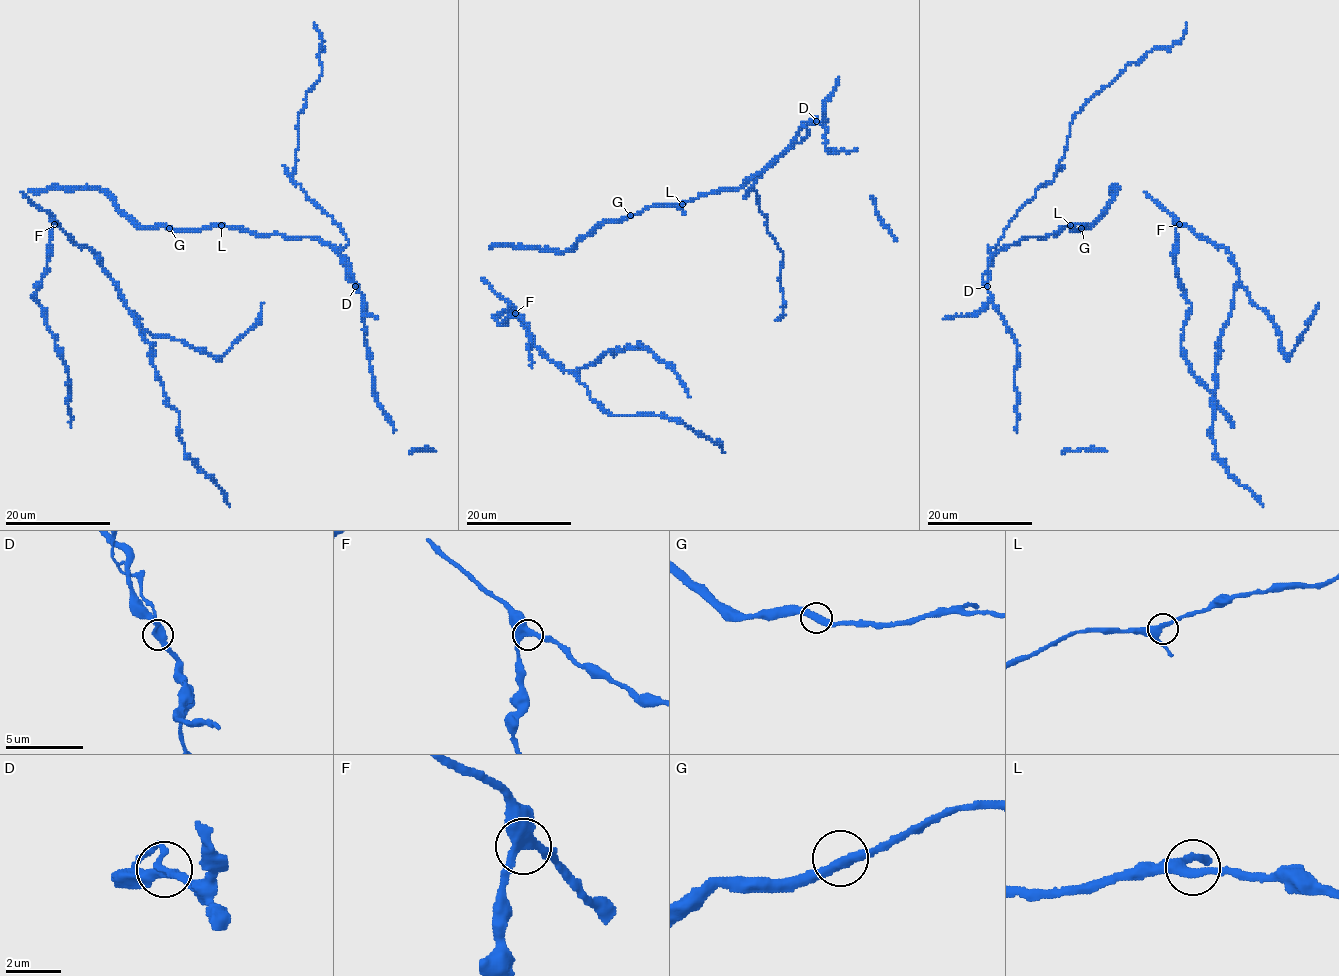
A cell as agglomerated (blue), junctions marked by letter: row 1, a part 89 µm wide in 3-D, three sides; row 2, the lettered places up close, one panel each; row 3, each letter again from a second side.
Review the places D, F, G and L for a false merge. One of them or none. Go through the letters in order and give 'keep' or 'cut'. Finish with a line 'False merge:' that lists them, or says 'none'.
D: cut
F: keep
G: keep
L: keep
False merge: D

